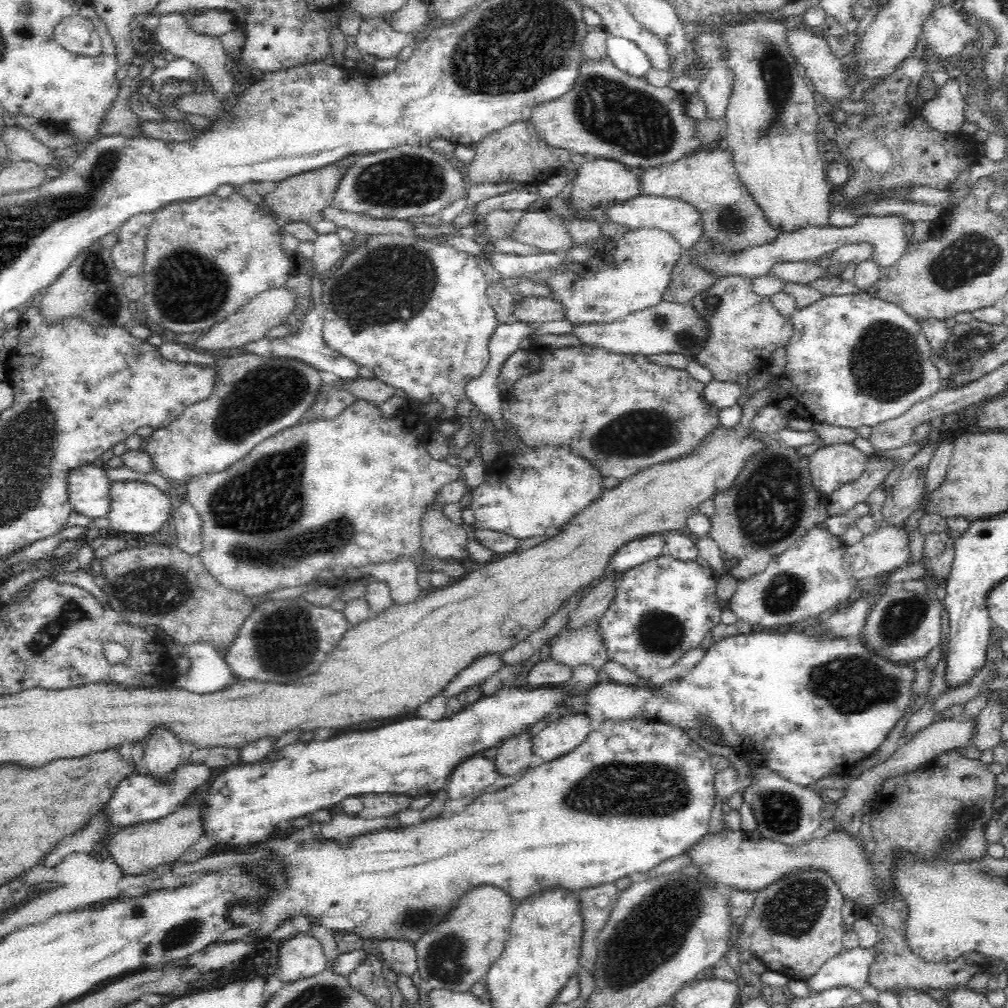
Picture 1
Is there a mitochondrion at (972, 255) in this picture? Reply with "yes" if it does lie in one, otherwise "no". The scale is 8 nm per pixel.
yes

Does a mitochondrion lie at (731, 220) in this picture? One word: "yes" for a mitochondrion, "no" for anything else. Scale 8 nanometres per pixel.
yes

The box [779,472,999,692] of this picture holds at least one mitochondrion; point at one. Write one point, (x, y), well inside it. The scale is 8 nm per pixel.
(900, 618)

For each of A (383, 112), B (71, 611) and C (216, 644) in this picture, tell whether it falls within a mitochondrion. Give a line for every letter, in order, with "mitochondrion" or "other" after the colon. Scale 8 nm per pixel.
A: other
B: mitochondrion
C: other

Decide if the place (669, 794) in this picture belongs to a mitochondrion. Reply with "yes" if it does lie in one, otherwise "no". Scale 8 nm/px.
yes

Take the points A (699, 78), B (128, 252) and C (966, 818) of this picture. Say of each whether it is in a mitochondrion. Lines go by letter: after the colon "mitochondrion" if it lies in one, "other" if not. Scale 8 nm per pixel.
A: other
B: mitochondrion
C: mitochondrion

